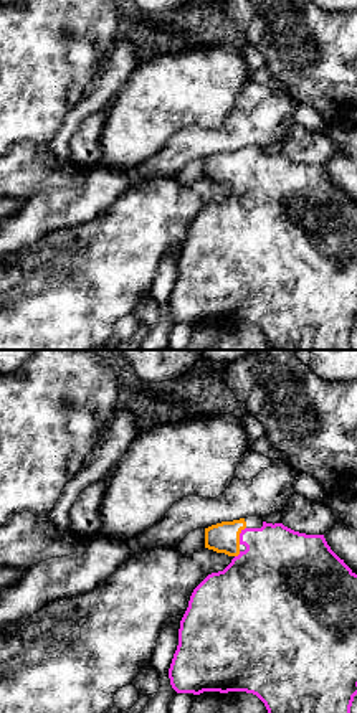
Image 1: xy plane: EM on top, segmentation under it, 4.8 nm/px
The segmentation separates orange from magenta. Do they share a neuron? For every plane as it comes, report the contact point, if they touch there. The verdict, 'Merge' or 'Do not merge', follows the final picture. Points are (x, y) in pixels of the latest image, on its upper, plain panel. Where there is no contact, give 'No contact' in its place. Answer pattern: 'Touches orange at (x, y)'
Touches orange at (238, 165)

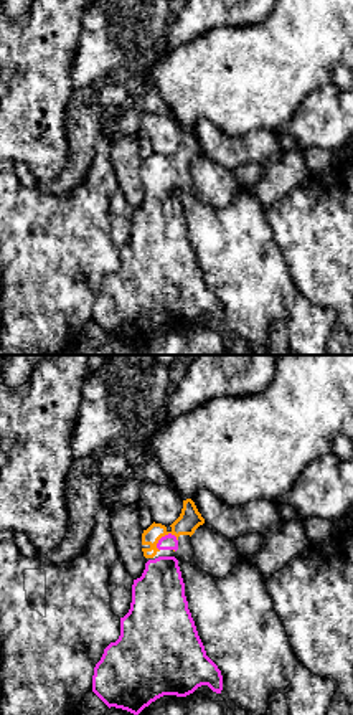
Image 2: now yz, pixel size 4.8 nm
Touches orange at (162, 165)

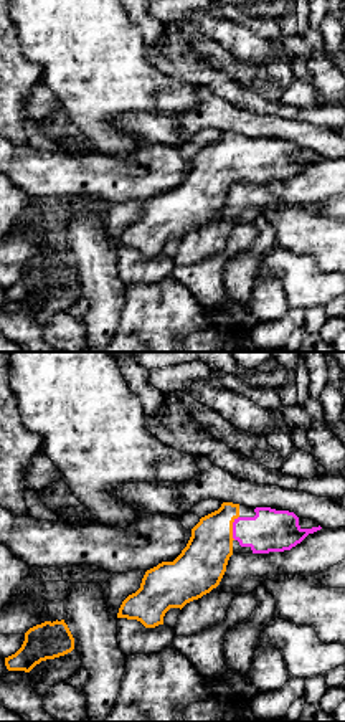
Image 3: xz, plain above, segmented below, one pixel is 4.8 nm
Touches orange at (231, 157)

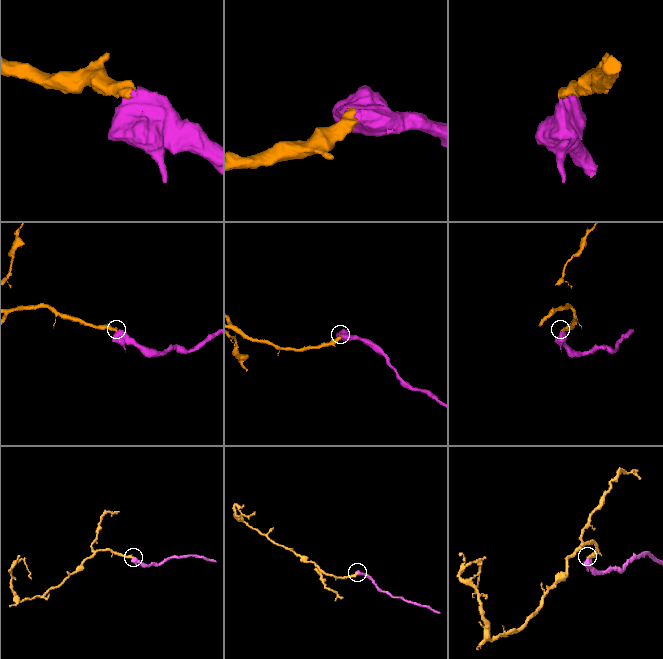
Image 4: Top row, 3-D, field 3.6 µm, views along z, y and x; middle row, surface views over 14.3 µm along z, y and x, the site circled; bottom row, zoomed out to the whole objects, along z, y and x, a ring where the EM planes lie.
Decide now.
Merge

